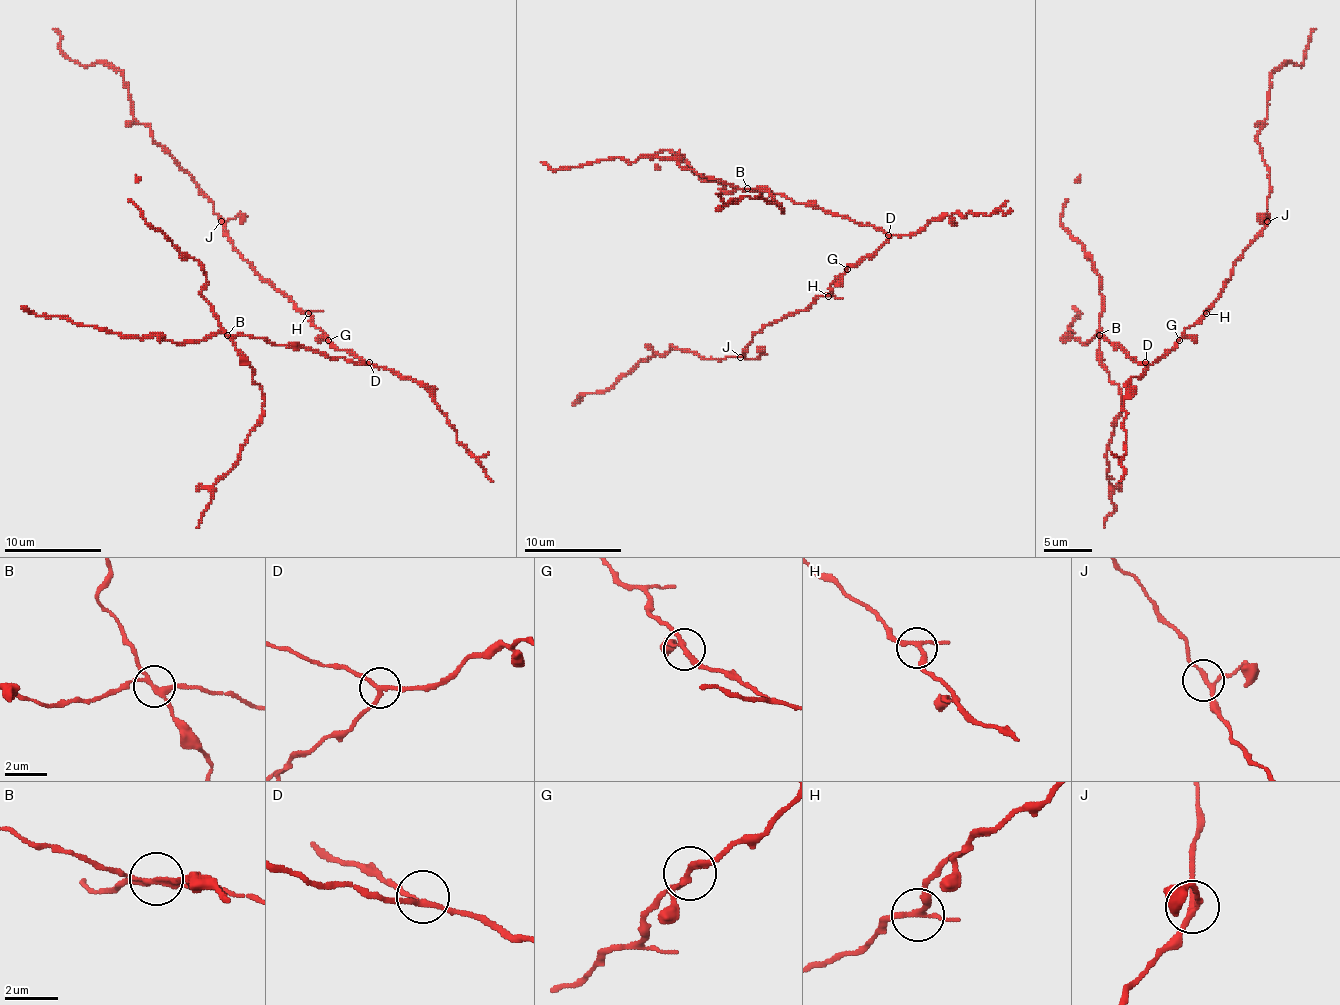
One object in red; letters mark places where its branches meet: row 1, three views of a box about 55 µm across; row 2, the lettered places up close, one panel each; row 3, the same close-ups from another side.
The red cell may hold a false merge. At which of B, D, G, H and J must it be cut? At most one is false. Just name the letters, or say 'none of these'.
B

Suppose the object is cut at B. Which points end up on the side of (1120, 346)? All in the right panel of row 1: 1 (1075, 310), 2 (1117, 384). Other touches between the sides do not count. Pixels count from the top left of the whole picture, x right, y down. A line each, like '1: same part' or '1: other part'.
1: same part
2: other part

